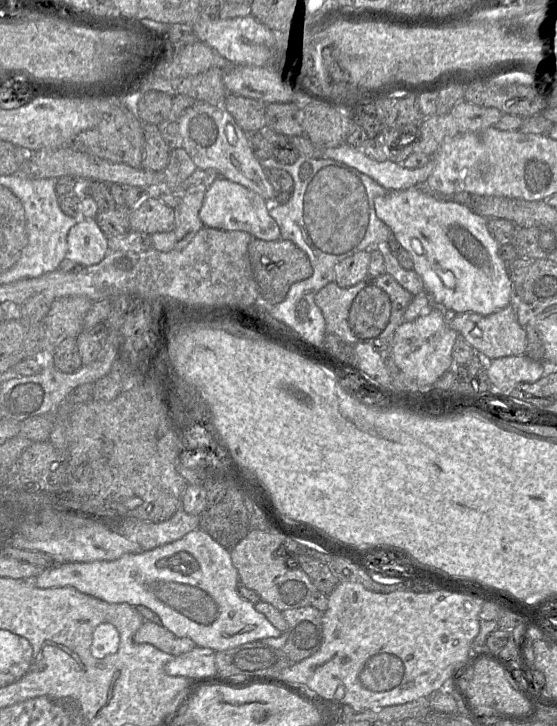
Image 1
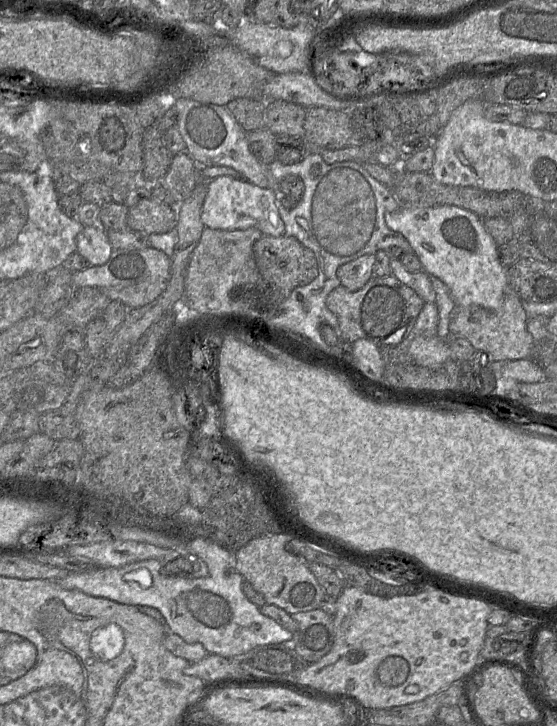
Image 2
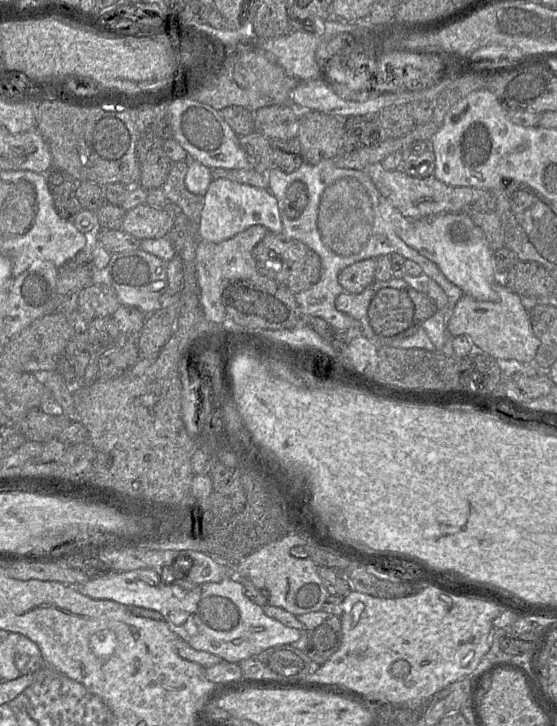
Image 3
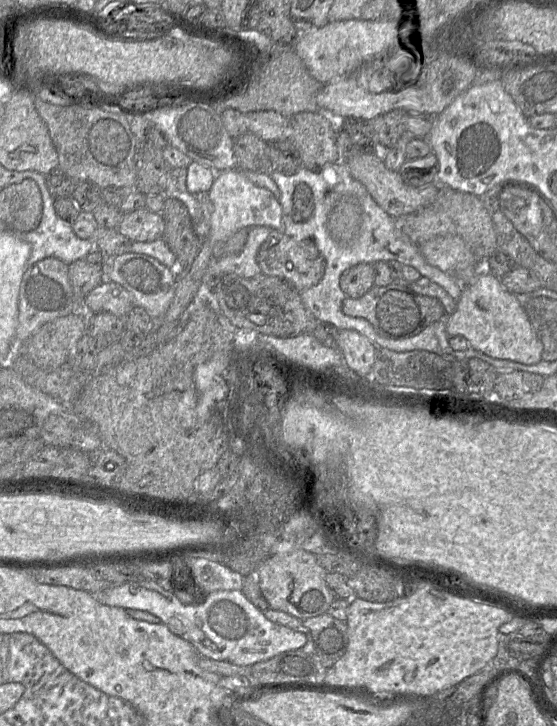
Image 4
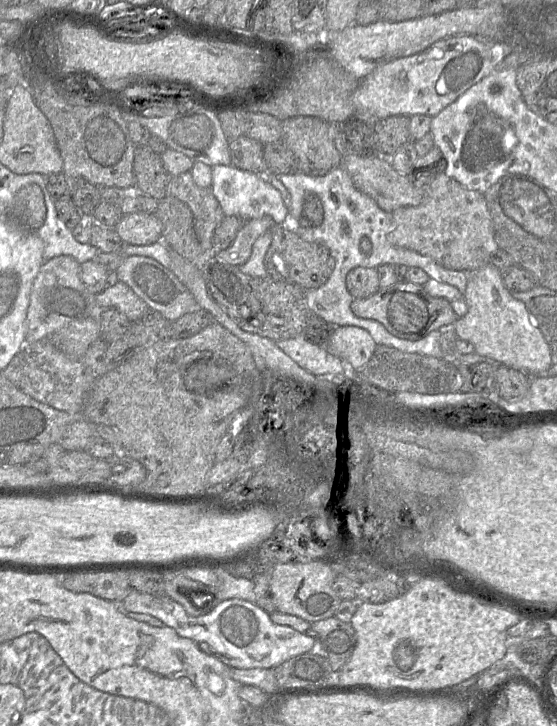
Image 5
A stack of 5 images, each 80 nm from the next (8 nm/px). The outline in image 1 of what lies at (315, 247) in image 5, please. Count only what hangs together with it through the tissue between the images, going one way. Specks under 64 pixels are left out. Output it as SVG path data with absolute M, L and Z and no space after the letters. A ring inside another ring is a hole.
M253 238L248 245L248 255L259 293L272 304L282 302L292 284L303 281L313 274L306 253L288 240L264 241Z

